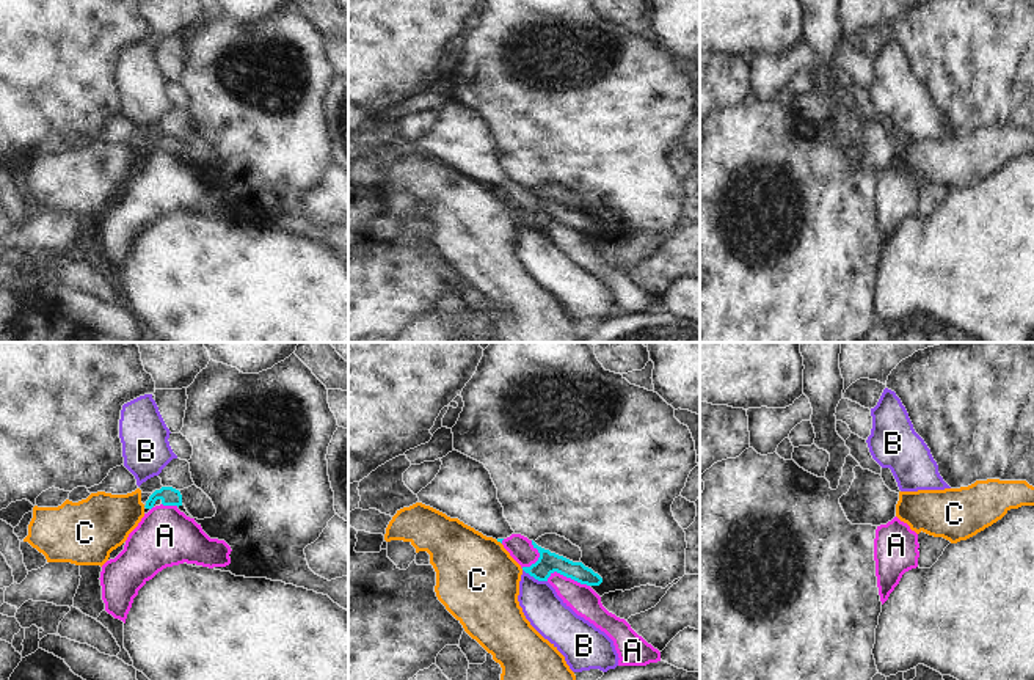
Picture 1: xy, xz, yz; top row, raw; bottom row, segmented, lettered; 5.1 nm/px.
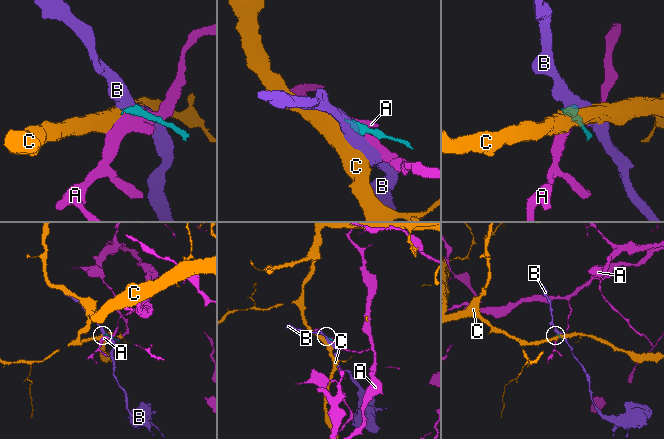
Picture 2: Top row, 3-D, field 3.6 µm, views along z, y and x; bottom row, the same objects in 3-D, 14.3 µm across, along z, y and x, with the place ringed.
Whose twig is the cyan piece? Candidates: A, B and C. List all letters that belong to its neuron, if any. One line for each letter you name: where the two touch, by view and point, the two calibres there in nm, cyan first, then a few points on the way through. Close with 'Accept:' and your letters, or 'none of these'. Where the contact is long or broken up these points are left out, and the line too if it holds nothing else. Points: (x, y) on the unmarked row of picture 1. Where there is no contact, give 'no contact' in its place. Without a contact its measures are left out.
Accept: none of these

